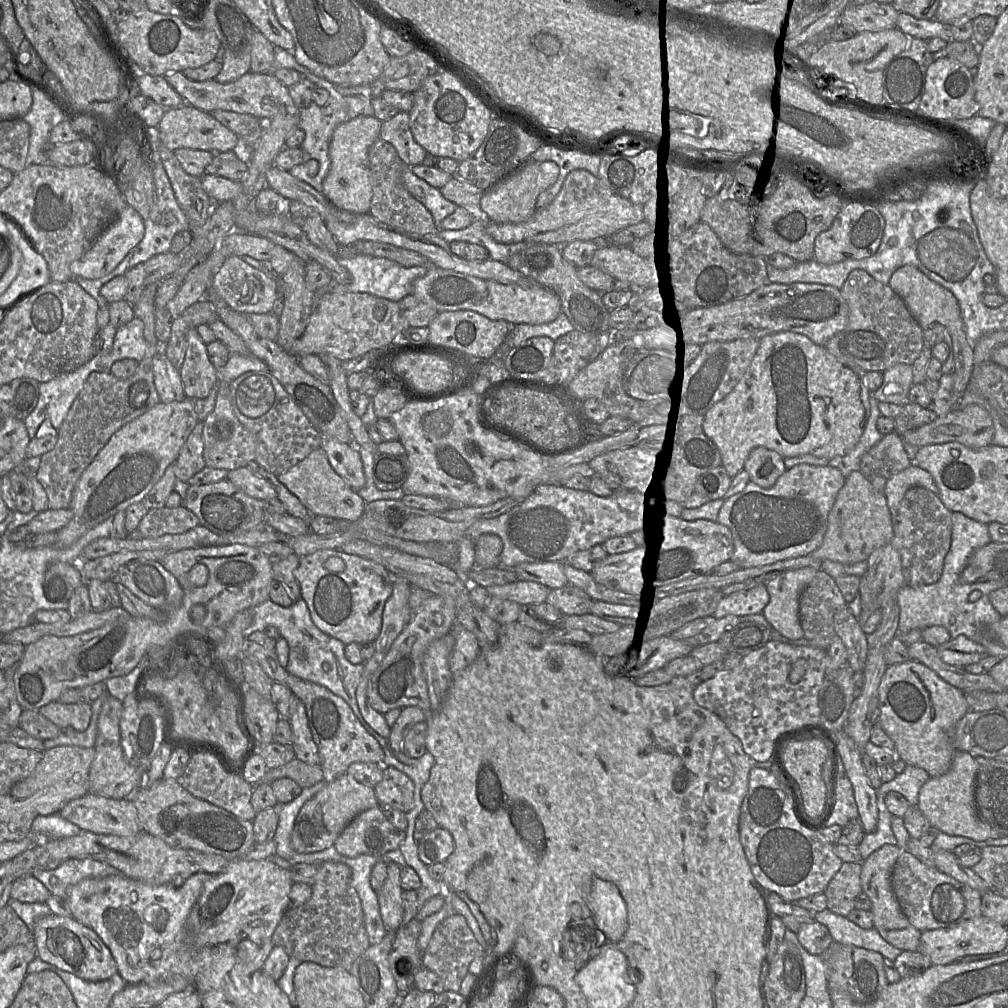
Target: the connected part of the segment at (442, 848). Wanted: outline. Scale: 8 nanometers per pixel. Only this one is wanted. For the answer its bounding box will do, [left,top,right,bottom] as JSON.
[417,827,454,866]

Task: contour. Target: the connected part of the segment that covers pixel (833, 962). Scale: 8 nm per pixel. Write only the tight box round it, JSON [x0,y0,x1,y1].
[821,941,889,1004]

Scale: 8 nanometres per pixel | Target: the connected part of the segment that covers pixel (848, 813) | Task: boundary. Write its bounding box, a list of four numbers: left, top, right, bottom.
[826,756,859,827]

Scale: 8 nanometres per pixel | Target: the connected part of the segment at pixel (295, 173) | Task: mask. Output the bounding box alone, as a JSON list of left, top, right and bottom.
[266,47,379,193]

